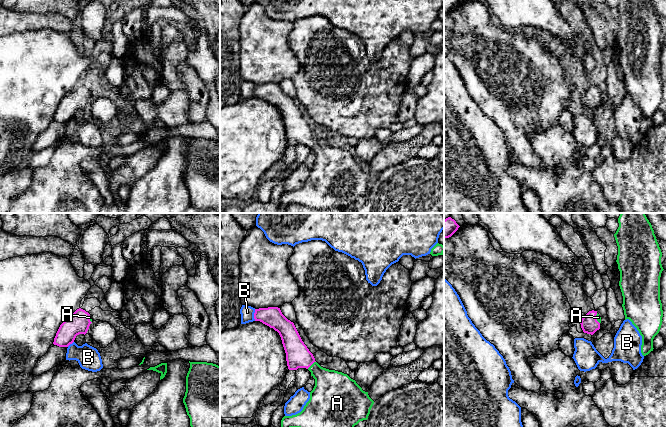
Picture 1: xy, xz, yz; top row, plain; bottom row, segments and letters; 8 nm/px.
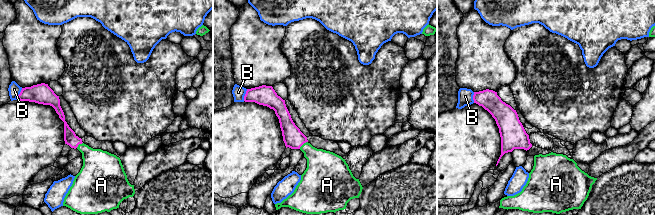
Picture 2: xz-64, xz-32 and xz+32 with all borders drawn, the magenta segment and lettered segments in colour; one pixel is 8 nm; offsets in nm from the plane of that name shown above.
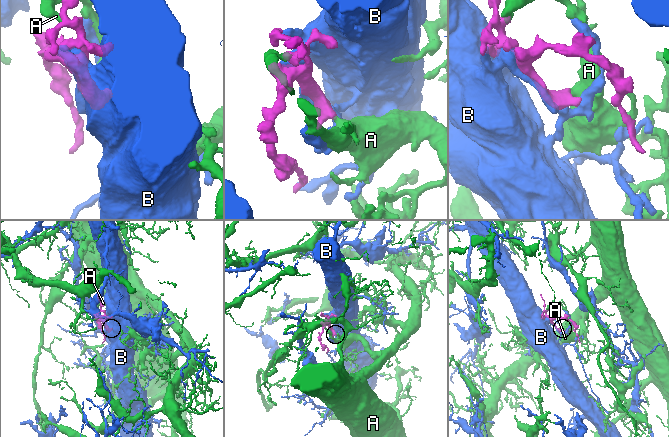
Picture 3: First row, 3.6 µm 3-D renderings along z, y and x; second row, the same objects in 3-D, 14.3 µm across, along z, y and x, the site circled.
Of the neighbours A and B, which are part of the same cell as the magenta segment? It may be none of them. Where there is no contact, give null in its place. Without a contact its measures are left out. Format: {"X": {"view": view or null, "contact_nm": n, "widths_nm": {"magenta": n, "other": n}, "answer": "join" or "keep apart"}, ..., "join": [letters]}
{"A": {"view": "xz", "contact_nm": 90, "widths_nm": {"magenta": 190, "other": 280}, "answer": "join"}, "B": {"view": "xz", "contact_nm": 100, "widths_nm": {"magenta": 160, "other": 110}, "answer": "keep apart"}, "join": ["A"]}

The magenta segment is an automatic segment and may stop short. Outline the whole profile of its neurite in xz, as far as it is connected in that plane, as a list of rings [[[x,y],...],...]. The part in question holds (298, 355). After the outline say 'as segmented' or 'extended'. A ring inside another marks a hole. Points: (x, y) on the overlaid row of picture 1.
[[[280,308],[255,309],[254,319],[279,333],[289,370],[306,368],[315,379],[315,386],[310,392],[310,399],[303,410],[296,415],[284,416],[281,420],[281,427],[354,427],[360,421],[368,419],[374,404],[368,392],[363,391],[356,381],[347,374],[321,367],[302,341],[294,323],[282,314]]]; extended

